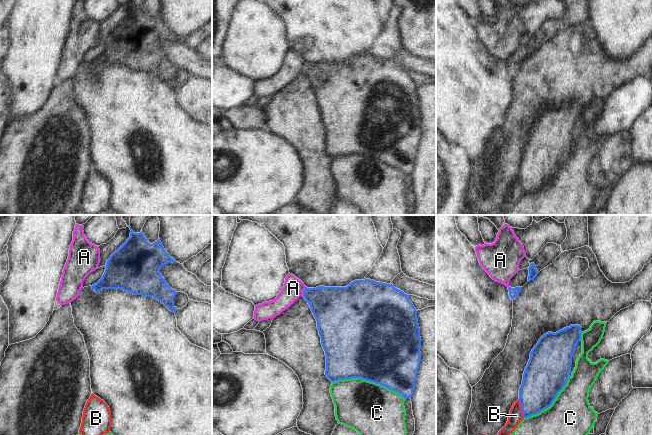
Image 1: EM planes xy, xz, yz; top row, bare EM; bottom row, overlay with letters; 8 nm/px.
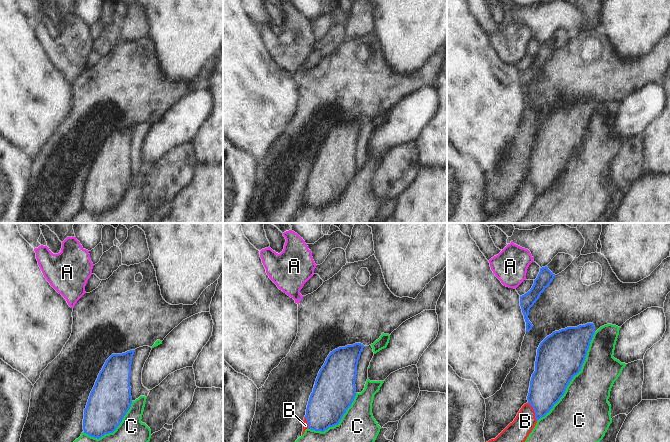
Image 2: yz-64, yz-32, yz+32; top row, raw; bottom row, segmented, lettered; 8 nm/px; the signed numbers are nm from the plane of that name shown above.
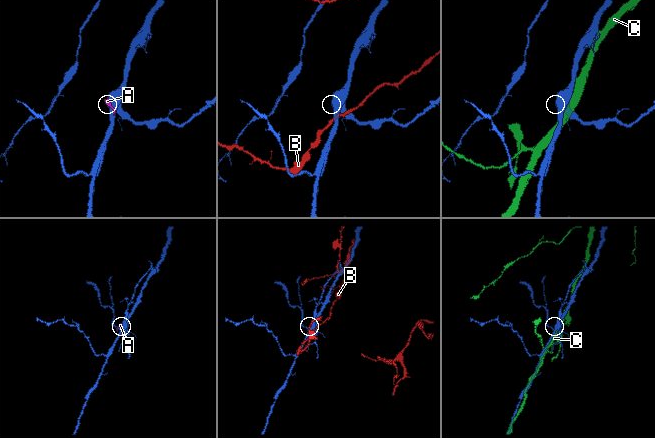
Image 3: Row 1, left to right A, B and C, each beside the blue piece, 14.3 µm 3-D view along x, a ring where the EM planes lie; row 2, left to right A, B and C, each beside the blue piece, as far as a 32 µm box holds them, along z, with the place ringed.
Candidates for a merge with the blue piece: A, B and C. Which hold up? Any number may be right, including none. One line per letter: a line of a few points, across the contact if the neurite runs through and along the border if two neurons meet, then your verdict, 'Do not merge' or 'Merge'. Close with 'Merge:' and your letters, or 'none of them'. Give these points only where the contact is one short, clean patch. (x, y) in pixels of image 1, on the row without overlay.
A: Line: xz (305, 62), (302, 71). Do not merge
B: Do not merge
C: Do not merge
Merge: none of them

